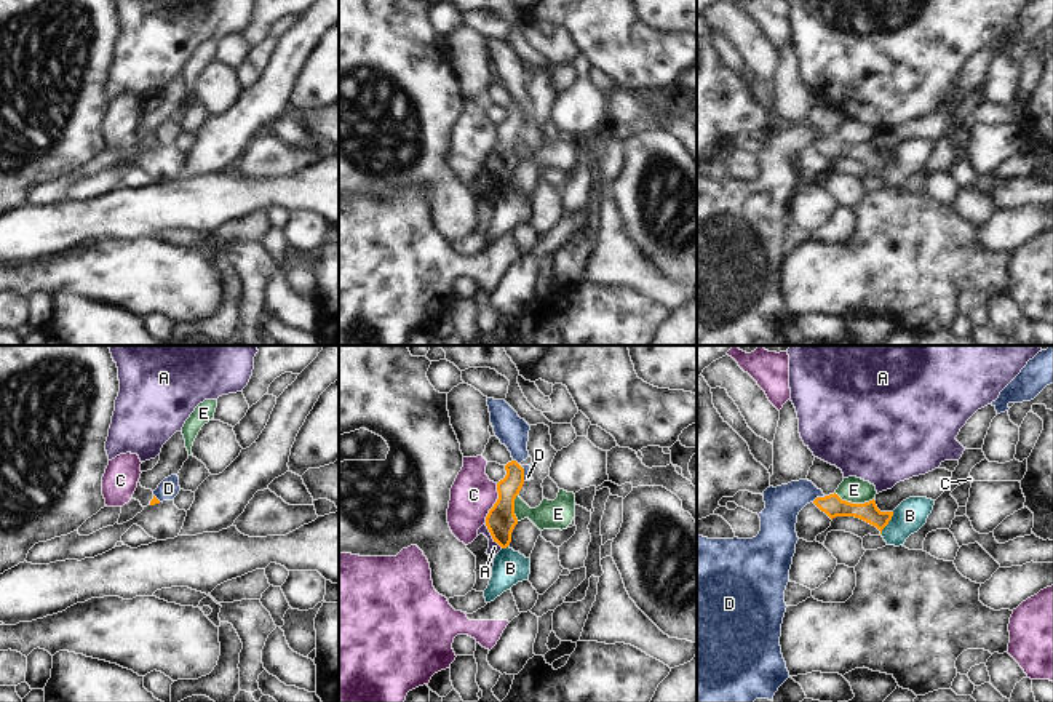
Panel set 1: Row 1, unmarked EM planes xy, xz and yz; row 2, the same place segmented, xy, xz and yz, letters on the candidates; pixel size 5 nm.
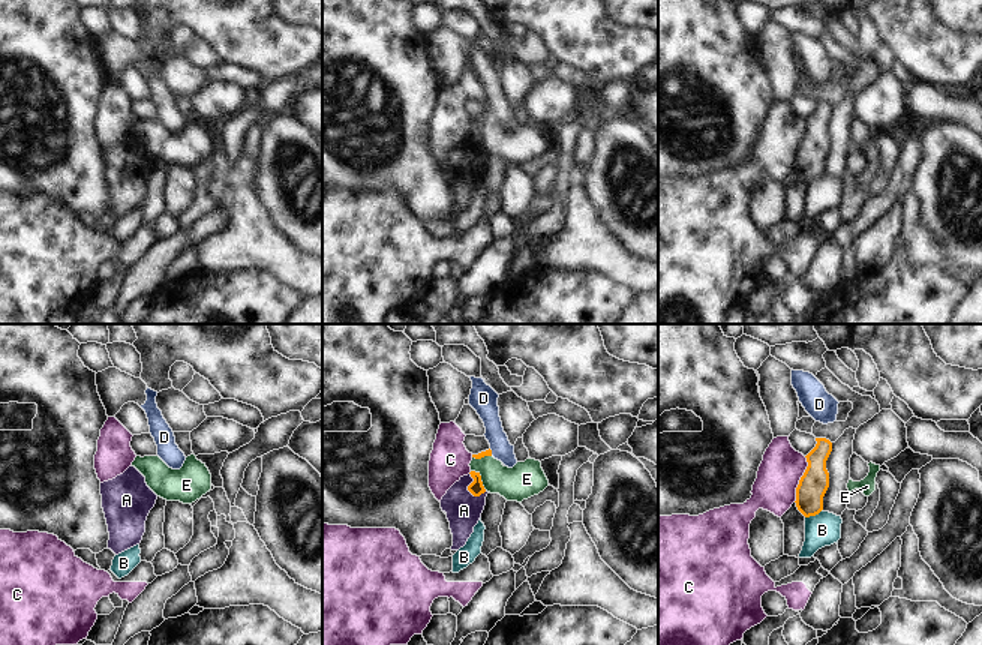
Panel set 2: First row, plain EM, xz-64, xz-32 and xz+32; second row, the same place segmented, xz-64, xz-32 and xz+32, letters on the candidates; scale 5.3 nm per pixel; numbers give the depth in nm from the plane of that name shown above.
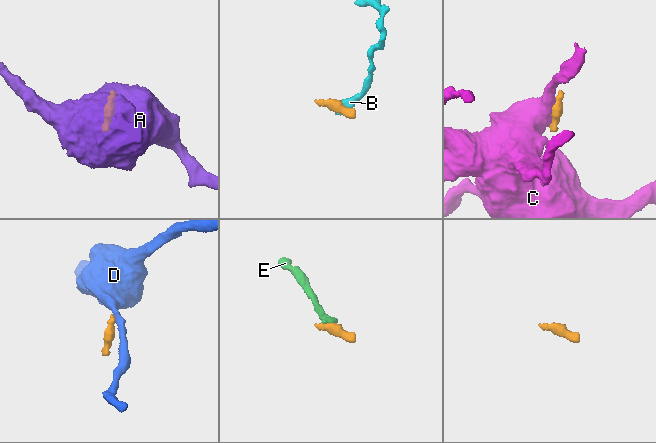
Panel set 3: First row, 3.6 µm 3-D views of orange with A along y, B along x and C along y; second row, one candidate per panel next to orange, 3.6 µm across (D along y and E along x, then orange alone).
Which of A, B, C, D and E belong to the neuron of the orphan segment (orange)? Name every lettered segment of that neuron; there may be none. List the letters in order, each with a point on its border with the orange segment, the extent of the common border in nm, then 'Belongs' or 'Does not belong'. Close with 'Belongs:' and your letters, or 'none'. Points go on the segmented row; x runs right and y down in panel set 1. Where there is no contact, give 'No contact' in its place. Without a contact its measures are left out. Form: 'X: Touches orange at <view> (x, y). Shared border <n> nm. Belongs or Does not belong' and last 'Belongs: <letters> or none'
A: Touches orange at xz (491, 534). Shared border 160 nm. Does not belong
B: Touches orange at yz (887, 523). Shared border 140 nm. Does not belong
C: Touches orange at xz (496, 502). Shared border 220 nm. Does not belong
D: Touches orange at yz (818, 498). Shared border 80 nm. Does not belong
E: Touches orange at yz (854, 504). Shared border 200 nm. Does not belong
Belongs: none.

